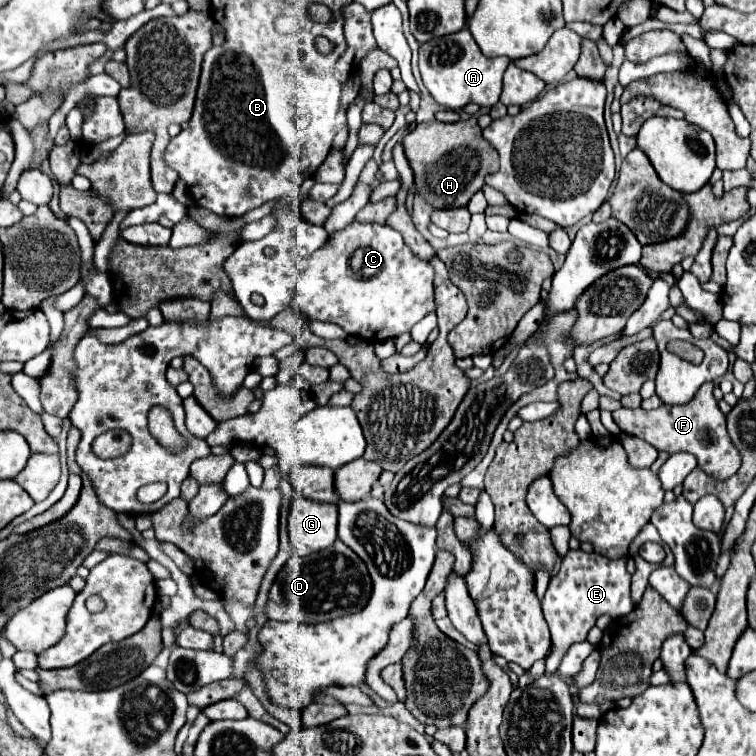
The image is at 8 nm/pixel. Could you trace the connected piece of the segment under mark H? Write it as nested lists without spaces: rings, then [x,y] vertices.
[[[475,117],[457,123],[441,123],[437,119],[419,123],[405,135],[405,155],[415,175],[417,193],[433,209],[467,207],[469,199],[483,187],[485,175],[499,169],[499,155],[483,139]]]

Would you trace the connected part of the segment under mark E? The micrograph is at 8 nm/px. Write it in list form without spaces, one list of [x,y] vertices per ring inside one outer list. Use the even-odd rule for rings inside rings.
[[[581,549],[569,551],[561,559],[559,573],[549,581],[547,593],[541,601],[541,609],[545,621],[551,631],[551,649],[545,655],[545,671],[555,673],[561,655],[565,655],[567,647],[575,641],[583,641],[589,629],[595,625],[595,619],[601,615],[621,617],[629,613],[635,605],[631,599],[631,575],[625,569],[625,559],[605,559],[597,553],[585,553]]]

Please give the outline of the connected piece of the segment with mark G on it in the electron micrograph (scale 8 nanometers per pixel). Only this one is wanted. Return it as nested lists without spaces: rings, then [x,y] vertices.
[[[293,497],[289,513],[289,537],[293,555],[307,557],[337,541],[337,505]]]

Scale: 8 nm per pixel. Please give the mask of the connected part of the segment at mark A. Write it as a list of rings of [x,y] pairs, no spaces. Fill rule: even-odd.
[[[467,29],[431,39],[419,47],[419,71],[423,83],[433,99],[447,109],[463,109],[467,103],[477,103],[481,107],[493,107],[499,103],[503,73],[509,63],[509,57],[485,57]]]

